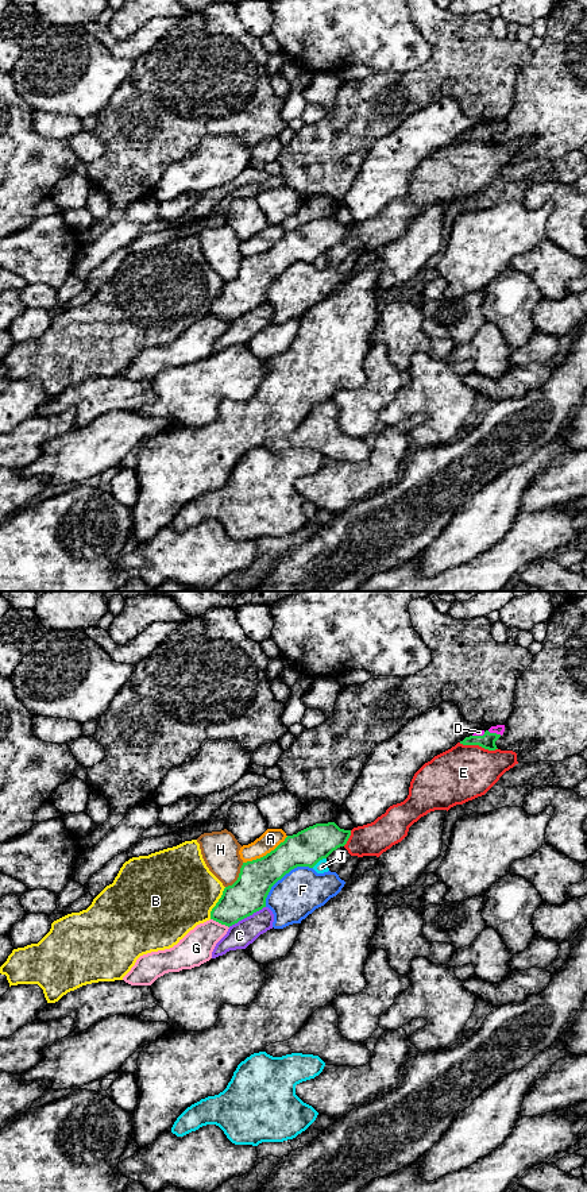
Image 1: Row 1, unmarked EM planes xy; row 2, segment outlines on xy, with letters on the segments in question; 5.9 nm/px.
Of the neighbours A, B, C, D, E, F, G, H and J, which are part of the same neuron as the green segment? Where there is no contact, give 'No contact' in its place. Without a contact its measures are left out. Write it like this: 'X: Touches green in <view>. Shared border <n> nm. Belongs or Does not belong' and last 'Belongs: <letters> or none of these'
A: Touches green in xy. Shared border 320 nm. Does not belong
B: Touches green in xy. Shared border 220 nm. Does not belong
C: Touches green in xy. Shared border 260 nm. Does not belong
D: Touches green in xy. Shared border 90 nm. Belongs
E: Touches green in xy. Shared border 240 nm. Does not belong
F: Touches green in xy. Shared border 380 nm. Does not belong
G: Touches green in xy. Shared border 130 nm. Does not belong
H: Touches green in xy. Shared border 190 nm. Does not belong
J: Touches green in xy. Shared border 110 nm. Does not belong
Belongs: D

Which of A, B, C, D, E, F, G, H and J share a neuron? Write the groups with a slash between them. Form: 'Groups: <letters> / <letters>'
Groups: A / B / C / D / E / F / G / H / J

